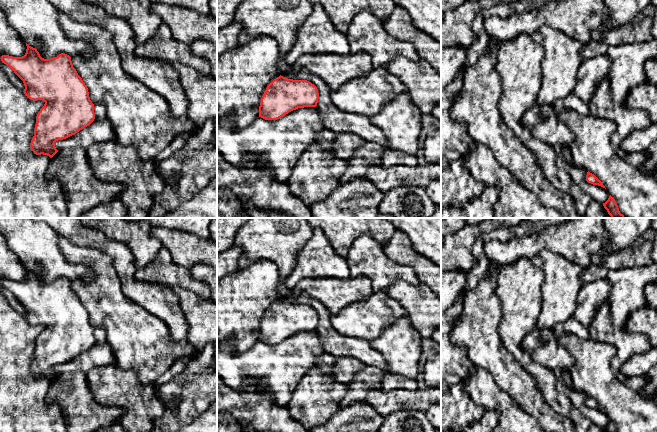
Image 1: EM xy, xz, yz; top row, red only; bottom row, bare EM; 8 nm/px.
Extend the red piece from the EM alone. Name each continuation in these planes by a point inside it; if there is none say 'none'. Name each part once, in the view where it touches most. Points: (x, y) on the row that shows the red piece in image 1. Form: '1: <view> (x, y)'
none

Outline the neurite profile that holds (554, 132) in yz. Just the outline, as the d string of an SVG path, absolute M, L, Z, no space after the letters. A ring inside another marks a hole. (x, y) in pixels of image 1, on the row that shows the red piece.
M552 104L534 105L524 114L522 124L531 130L534 138L546 144L571 146L574 136L568 126L558 118L558 114L565 110L569 109L556 108Z

